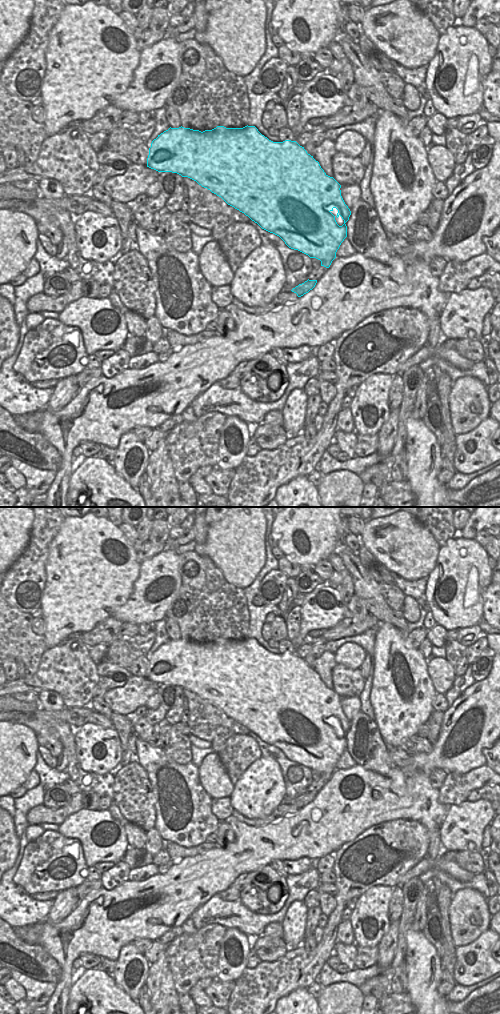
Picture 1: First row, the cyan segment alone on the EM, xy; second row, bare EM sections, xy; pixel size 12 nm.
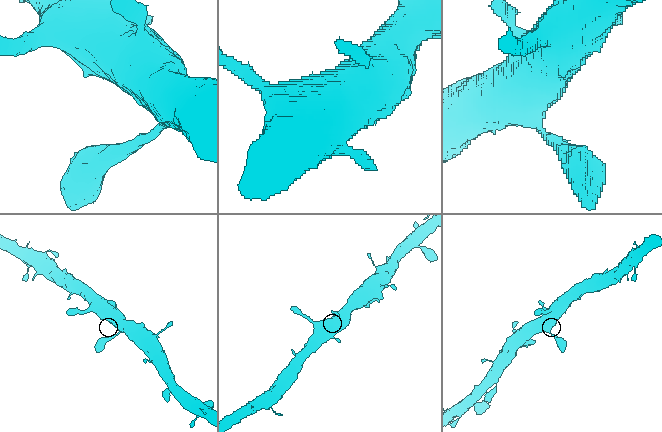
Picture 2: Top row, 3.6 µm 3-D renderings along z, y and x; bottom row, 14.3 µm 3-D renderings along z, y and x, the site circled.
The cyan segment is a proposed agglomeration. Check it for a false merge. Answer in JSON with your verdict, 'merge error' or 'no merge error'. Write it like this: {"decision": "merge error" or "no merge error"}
{"decision": "no merge error"}

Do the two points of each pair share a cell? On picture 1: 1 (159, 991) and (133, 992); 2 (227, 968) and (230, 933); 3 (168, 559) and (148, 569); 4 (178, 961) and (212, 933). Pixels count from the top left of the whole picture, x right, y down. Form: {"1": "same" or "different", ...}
{"1": "different", "2": "same", "3": "same", "4": "same"}

